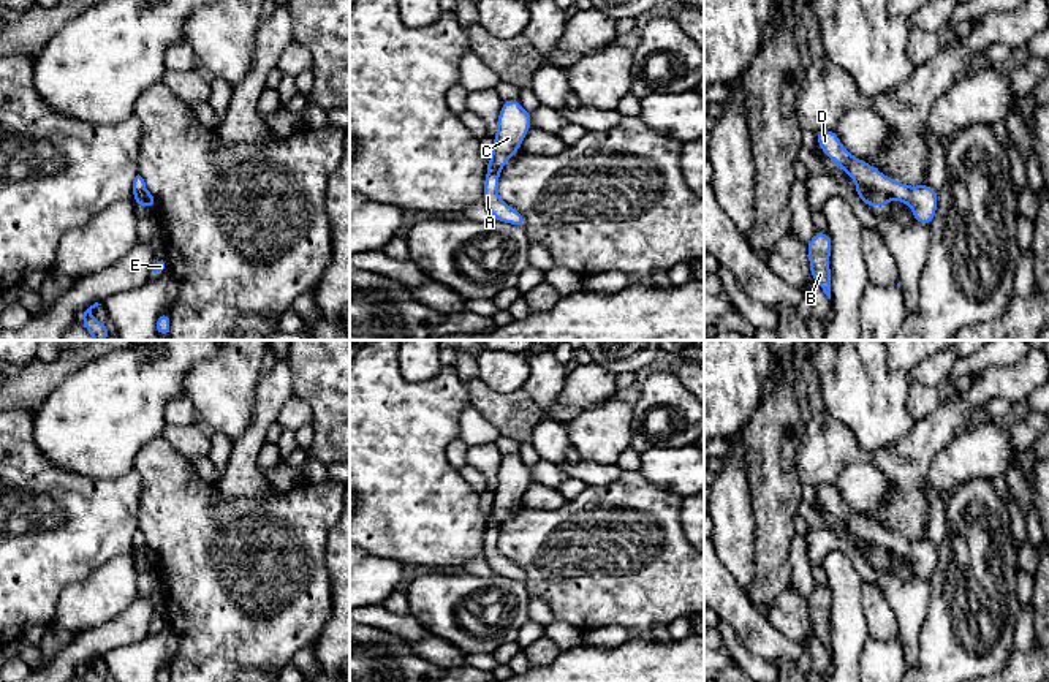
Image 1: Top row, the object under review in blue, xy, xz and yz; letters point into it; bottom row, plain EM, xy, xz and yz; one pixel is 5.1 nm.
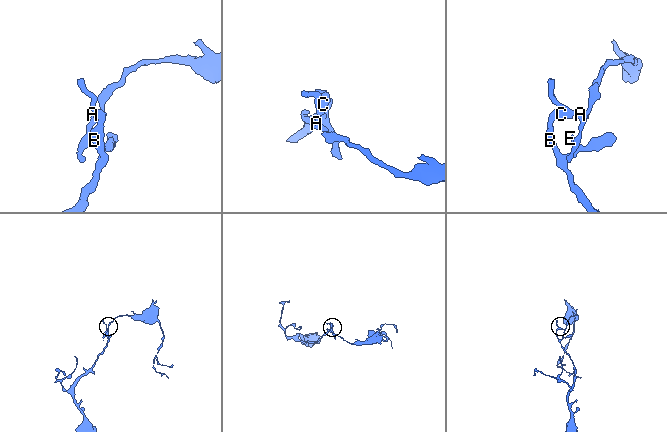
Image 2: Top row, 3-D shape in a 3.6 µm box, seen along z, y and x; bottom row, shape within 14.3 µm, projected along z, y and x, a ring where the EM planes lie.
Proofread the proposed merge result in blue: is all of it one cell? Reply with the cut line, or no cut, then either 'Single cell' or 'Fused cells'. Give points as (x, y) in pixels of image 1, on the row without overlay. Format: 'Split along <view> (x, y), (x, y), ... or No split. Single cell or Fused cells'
Split along yz (858, 537), (883, 545), (891, 551). Fused cells

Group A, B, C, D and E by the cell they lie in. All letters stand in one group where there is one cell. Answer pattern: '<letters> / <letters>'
A D / B C E

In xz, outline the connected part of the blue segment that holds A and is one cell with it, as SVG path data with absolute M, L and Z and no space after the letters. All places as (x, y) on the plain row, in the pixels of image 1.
M489 513L483 547L483 555L486 562L489 563L494 574L525 582L527 579L525 571L498 552L498 533L500 524L495 522L492 519L492 513Z

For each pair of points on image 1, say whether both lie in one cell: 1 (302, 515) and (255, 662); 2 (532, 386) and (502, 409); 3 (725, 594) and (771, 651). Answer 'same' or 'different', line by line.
1: same
2: different
3: same

